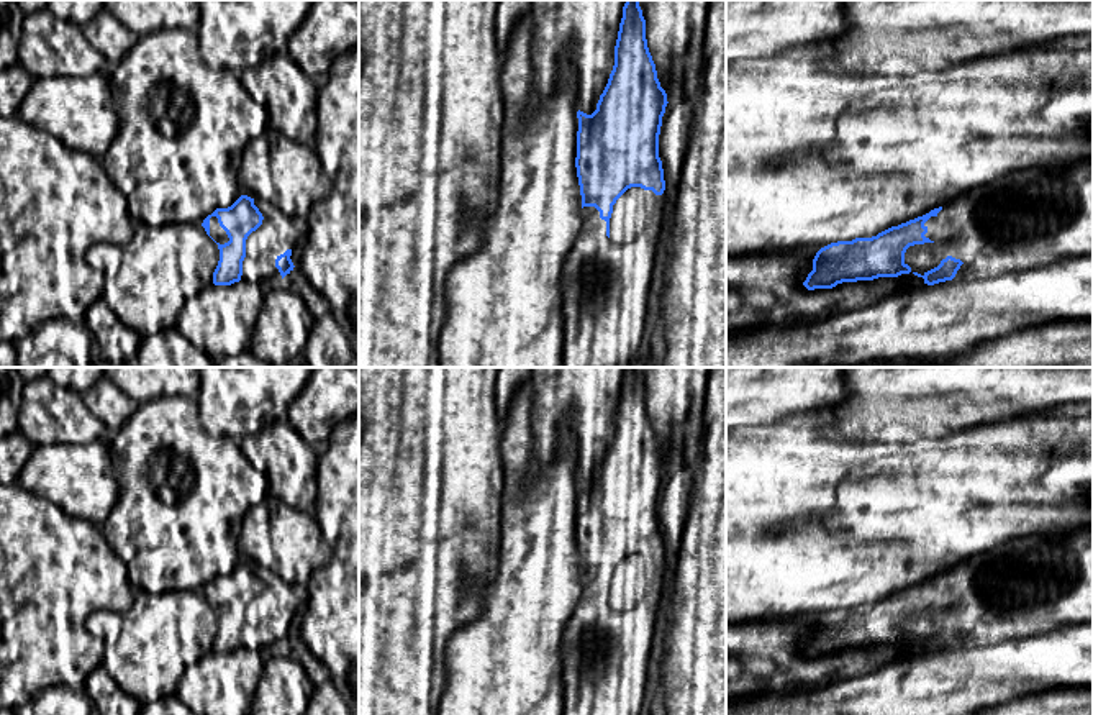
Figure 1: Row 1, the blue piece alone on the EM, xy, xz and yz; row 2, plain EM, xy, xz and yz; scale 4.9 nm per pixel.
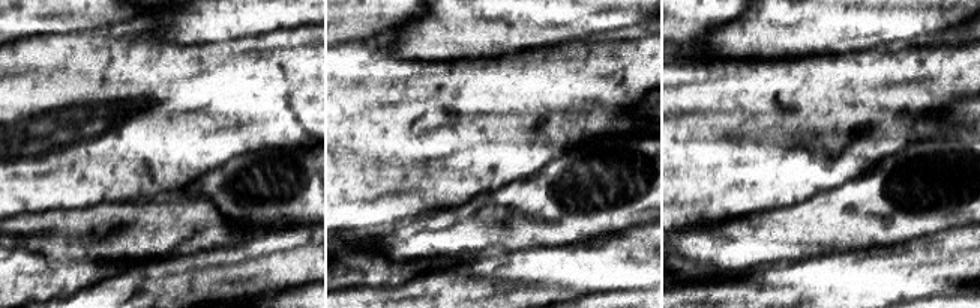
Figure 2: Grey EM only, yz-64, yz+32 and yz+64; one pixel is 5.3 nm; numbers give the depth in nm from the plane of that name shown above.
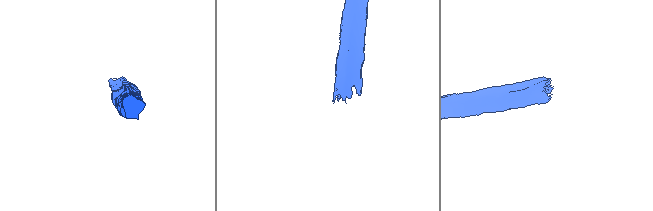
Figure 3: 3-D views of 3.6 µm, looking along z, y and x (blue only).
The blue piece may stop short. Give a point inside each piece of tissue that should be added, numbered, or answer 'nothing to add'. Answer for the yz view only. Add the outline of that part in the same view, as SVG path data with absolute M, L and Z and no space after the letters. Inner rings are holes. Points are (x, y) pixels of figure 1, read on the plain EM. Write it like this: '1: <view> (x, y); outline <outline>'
1: yz (1023, 587); outline M1080 533L1064 543L1041 538L996 543L991 549L944 572L924 594L927 595L926 605L934 610L950 608L950 623L964 630L954 646L978 648L1093 623L1093 533Z

